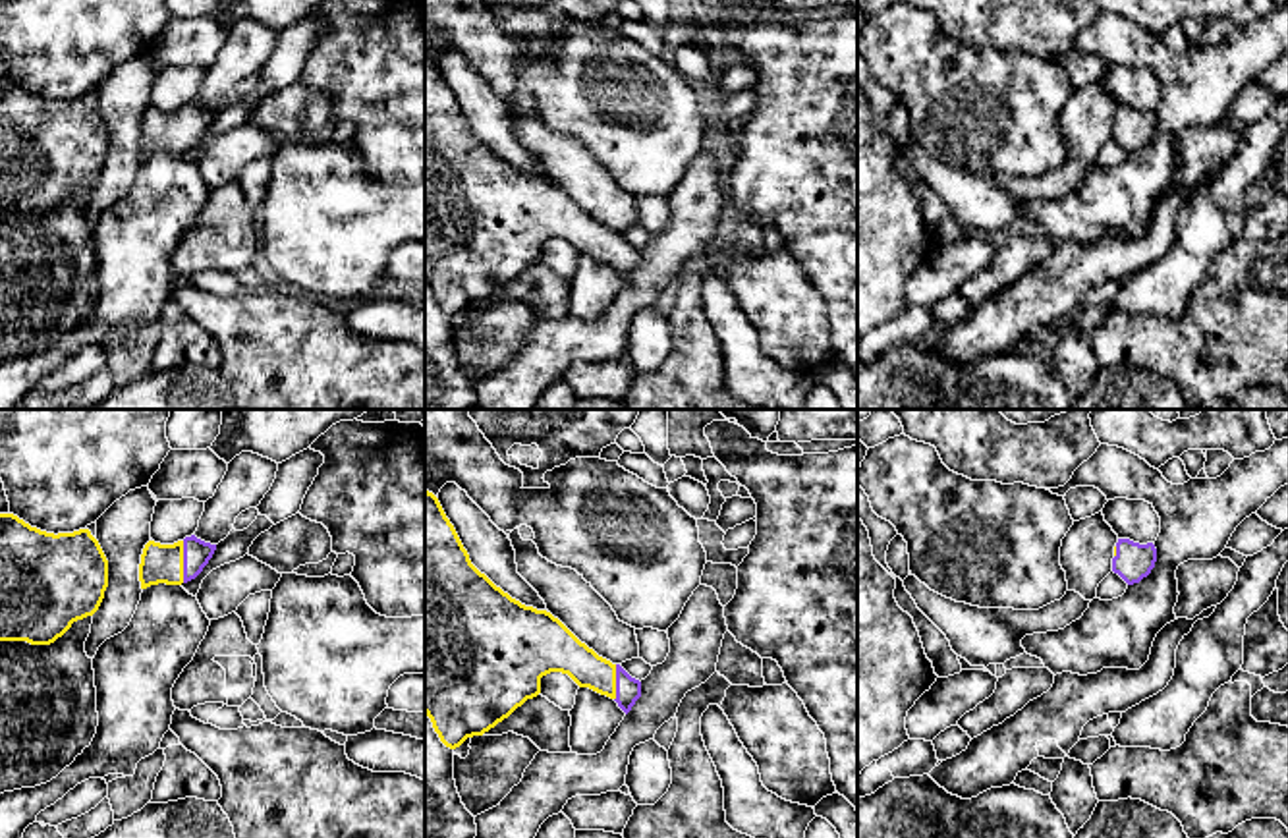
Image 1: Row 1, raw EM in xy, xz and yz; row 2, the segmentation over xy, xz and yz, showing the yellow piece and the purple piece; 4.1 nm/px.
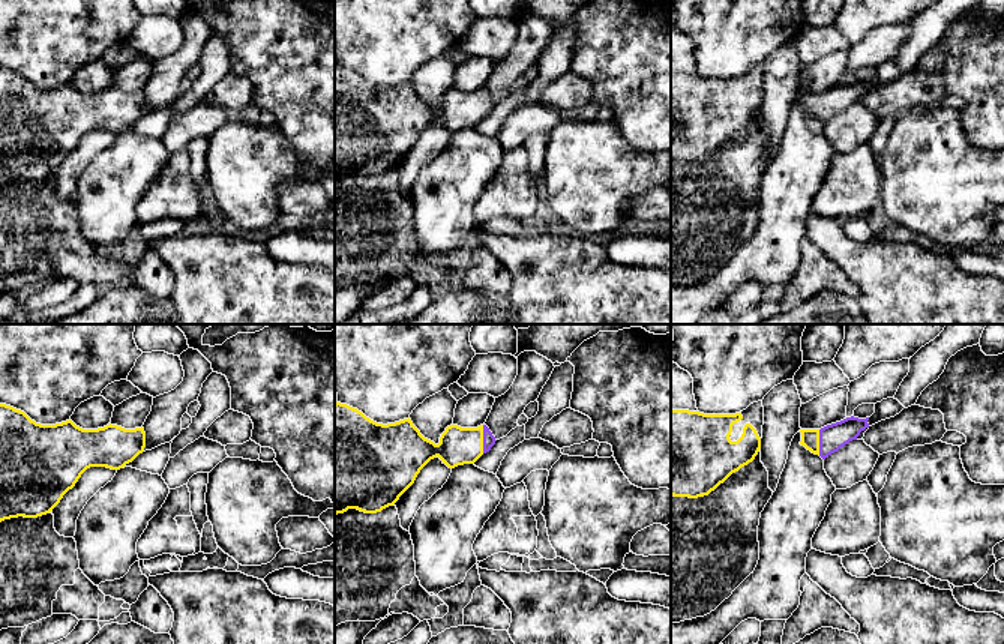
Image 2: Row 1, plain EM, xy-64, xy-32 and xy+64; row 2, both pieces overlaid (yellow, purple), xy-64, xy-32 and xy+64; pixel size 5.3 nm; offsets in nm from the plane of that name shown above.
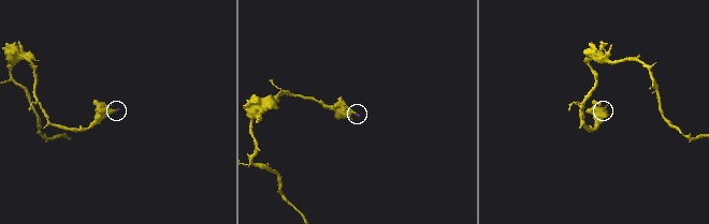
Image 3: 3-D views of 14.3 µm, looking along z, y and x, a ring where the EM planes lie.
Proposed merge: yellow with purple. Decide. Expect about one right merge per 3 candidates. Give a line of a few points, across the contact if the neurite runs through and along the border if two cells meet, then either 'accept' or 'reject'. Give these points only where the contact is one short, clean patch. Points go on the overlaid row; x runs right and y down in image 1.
accept

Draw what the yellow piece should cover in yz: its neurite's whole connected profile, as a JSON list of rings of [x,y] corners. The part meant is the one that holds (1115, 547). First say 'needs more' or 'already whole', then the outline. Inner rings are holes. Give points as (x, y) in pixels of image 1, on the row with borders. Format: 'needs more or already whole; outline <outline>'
needs more; outline [[[1118,539],[1114,546],[1112,572],[1128,585],[1134,585],[1151,573],[1155,562],[1157,548],[1153,543],[1139,545],[1130,539]]]

